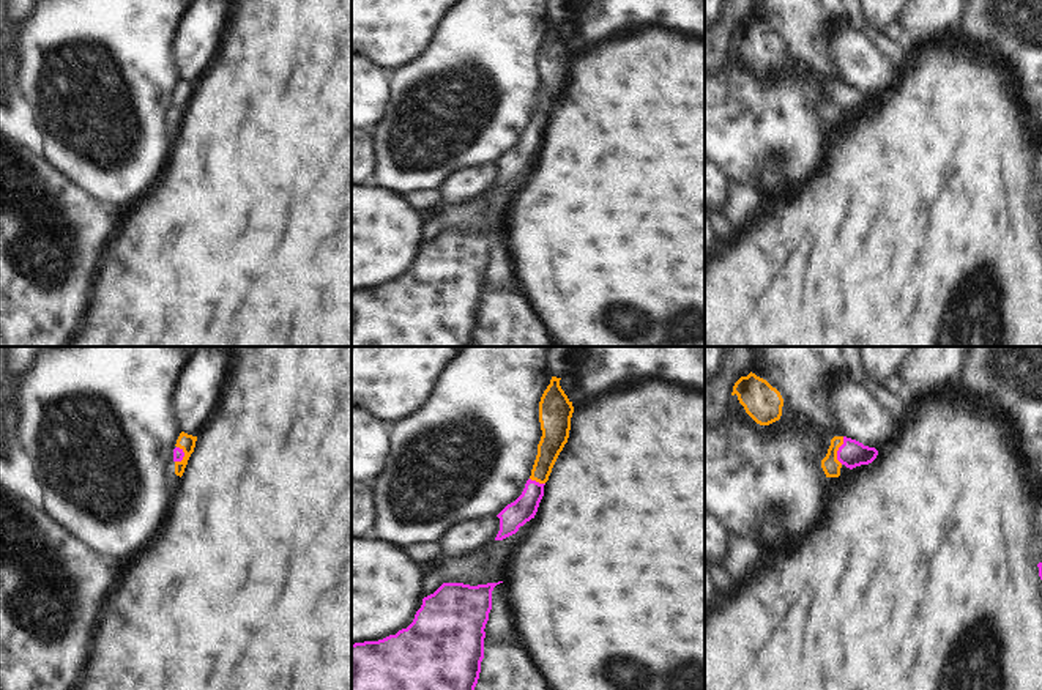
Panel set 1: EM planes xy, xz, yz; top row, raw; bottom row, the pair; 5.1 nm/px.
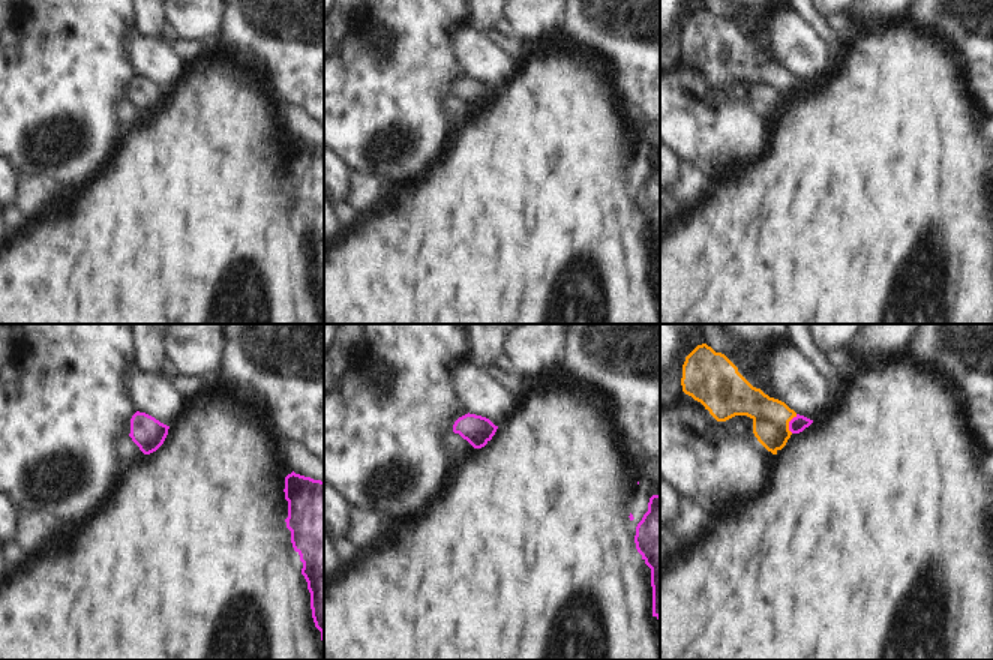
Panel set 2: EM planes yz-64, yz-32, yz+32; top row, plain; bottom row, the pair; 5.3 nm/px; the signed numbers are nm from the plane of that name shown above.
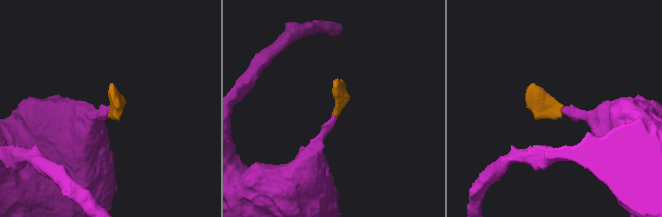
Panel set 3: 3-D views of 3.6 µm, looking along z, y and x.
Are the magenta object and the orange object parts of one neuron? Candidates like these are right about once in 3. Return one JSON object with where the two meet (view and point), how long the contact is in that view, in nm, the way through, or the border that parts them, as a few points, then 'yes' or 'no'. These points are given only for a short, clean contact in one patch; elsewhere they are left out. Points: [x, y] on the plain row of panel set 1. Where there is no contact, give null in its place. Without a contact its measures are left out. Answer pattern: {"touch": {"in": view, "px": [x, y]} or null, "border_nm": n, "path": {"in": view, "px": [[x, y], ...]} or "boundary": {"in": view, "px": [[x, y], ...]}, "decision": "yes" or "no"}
{"touch": {"in": "yz", "px": [837, 98]}, "border_nm": 140, "path": {"in": "yz", "px": [[852, 101], [837, 98], [831, 114]]}, "decision": "yes"}

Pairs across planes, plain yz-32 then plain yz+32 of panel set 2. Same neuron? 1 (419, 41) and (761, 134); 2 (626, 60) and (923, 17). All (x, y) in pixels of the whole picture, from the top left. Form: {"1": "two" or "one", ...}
{"1": "one", "2": "one"}

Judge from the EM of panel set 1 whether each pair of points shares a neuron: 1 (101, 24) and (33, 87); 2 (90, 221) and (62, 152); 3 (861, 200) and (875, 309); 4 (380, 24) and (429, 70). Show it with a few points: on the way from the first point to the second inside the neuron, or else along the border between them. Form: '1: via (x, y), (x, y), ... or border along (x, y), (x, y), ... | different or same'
1: via (84, 41), (51, 74) | same
2: border along (44, 156), (98, 200) | different
3: via (875, 227), (875, 282) | same
4: border along (440, 30), (435, 41), (418, 59), (393, 71) | different

